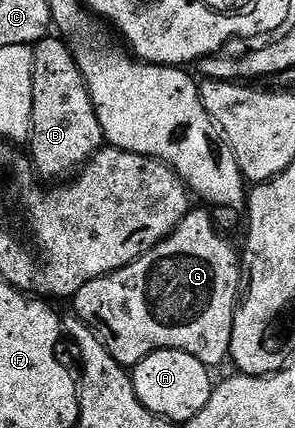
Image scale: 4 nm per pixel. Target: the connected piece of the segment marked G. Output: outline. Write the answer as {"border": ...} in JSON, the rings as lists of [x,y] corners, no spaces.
{"border":[[[192,208],[191,212],[185,215],[185,219],[181,219],[181,223],[169,236],[163,238],[162,241],[156,243],[147,253],[143,253],[133,263],[129,263],[125,267],[121,267],[116,273],[105,275],[101,279],[93,279],[93,283],[85,283],[85,287],[81,287],[81,291],[77,291],[73,298],[74,316],[80,317],[97,335],[97,339],[101,339],[103,346],[109,351],[109,355],[113,355],[113,359],[117,359],[117,363],[121,363],[124,367],[134,367],[139,364],[141,359],[145,359],[153,351],[161,351],[162,349],[176,349],[177,351],[185,351],[189,355],[193,355],[202,365],[208,367],[216,367],[224,360],[225,362],[231,356],[231,340],[233,339],[233,319],[235,311],[239,307],[241,300],[241,253],[234,249],[221,234],[215,230],[215,225],[211,222],[211,217],[206,213],[206,208]]]}

